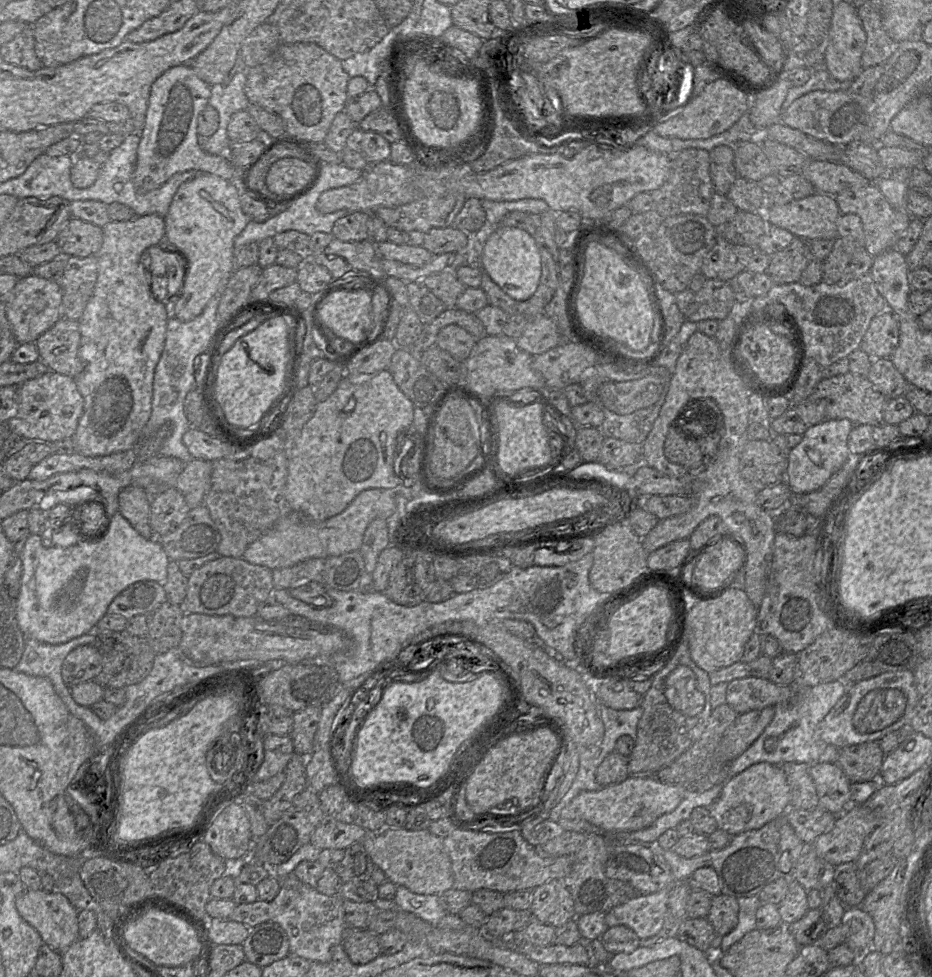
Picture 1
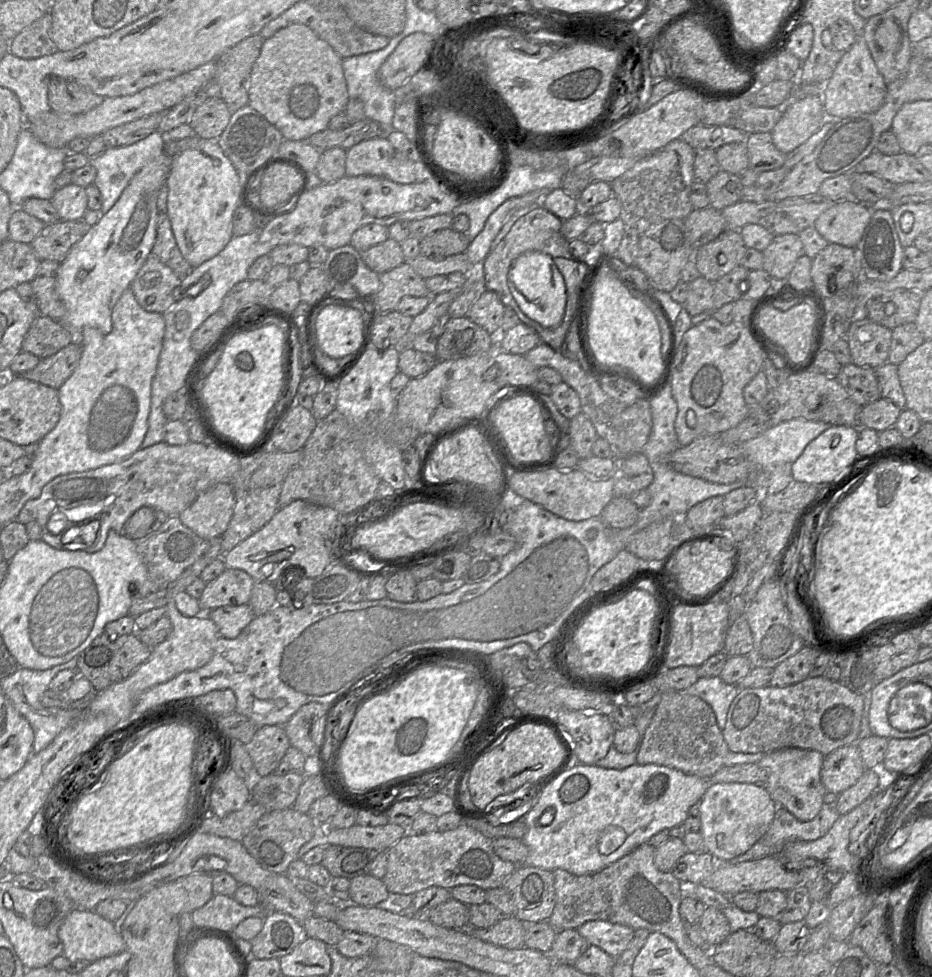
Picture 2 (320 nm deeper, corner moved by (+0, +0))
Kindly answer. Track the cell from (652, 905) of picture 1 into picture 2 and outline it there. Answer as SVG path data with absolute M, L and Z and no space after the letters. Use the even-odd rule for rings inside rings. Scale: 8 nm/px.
M603 920L588 921L579 926L577 931L589 945L598 946L613 958L626 950L635 932L629 926Z

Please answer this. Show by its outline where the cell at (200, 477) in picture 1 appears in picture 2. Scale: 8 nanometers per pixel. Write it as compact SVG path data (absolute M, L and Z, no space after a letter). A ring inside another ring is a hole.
M229 482L218 483L198 495L179 514L181 522L205 540L220 538L233 515L235 494Z

